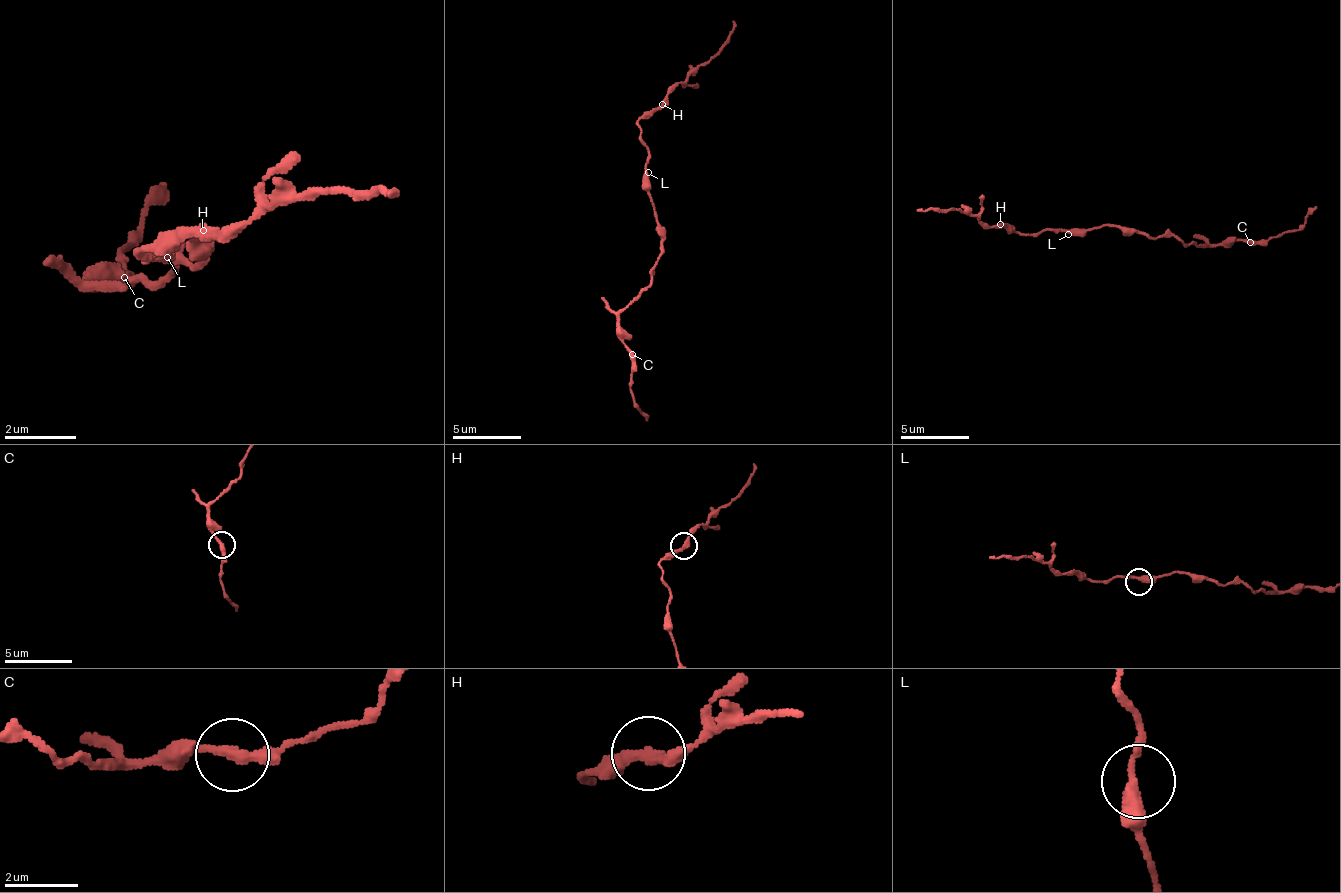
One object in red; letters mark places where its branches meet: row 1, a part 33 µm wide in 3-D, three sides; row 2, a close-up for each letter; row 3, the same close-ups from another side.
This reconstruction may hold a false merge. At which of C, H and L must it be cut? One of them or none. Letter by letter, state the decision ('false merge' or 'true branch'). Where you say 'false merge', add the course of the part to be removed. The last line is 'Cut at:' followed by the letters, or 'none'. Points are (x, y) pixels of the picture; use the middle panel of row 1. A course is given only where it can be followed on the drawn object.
C: true branch
H: true branch
L: true branch
Cut at: none

